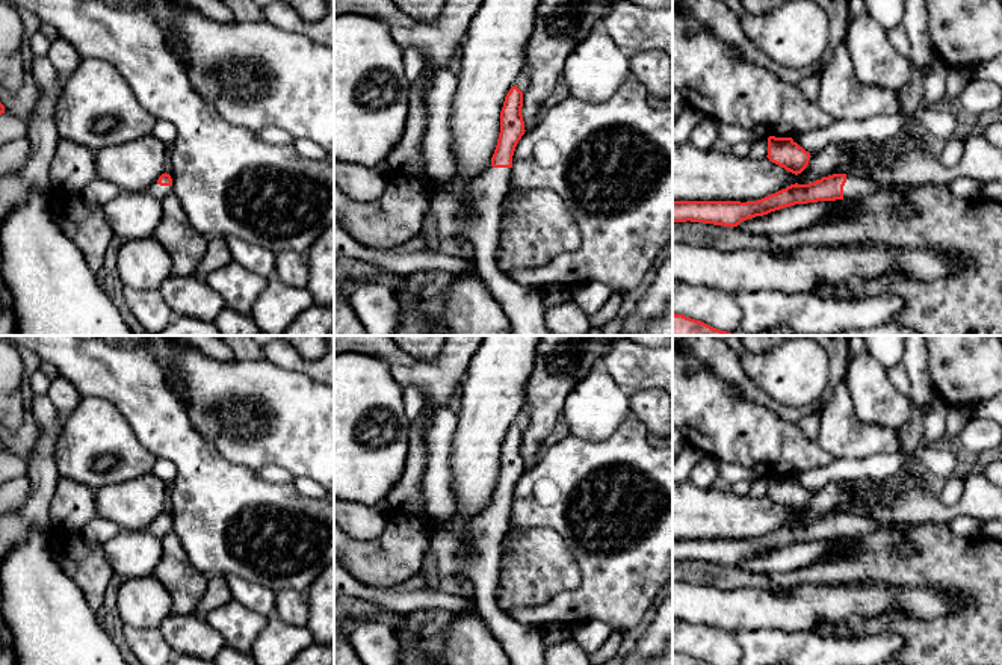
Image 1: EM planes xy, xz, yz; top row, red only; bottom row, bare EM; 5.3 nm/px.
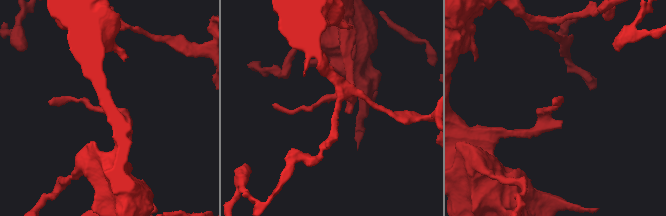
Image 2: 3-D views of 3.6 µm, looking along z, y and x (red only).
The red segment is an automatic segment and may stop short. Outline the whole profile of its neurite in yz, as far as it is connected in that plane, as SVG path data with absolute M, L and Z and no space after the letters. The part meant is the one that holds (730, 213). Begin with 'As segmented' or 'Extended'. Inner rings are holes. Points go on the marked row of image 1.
Extended. M855 172L833 174L809 184L790 184L757 201L673 201L673 222L704 222L738 227L742 221L771 212L818 201L854 200L901 184L878 184Z

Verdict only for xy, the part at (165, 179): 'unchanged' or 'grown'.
grown

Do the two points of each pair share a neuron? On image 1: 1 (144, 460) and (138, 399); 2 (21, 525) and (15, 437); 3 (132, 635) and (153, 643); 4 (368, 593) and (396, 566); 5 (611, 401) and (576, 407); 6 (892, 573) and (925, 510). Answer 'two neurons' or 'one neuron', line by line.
1: two neurons
2: two neurons
3: one neuron
4: two neurons
5: one neuron
6: two neurons

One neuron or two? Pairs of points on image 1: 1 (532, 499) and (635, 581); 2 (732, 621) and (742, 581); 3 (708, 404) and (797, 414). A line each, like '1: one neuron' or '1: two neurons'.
1: one neuron
2: two neurons
3: two neurons

